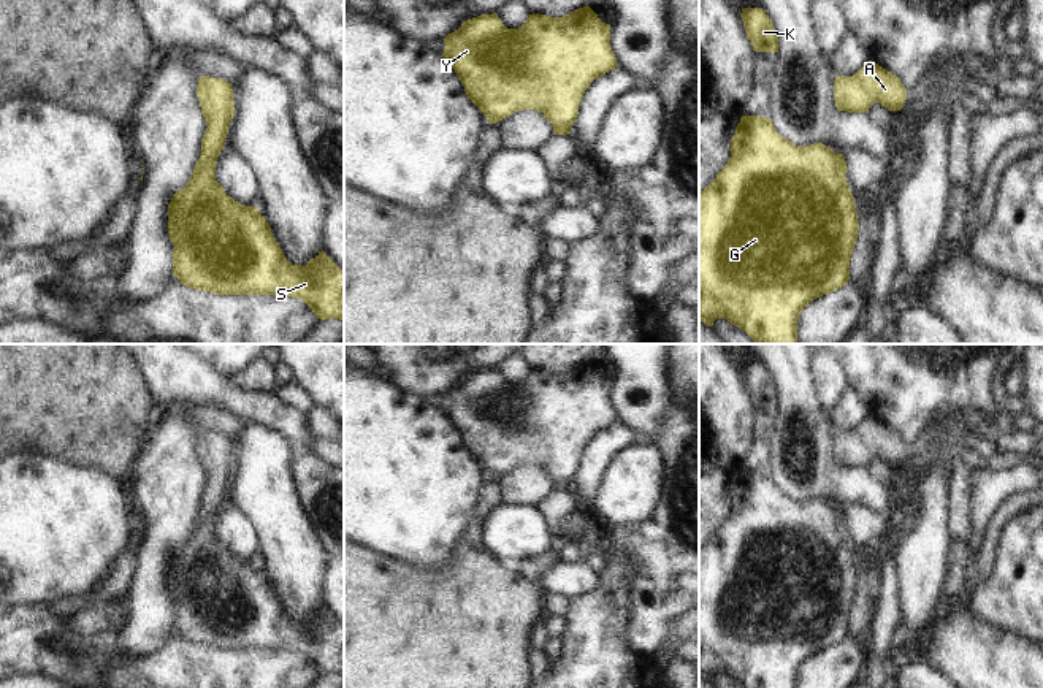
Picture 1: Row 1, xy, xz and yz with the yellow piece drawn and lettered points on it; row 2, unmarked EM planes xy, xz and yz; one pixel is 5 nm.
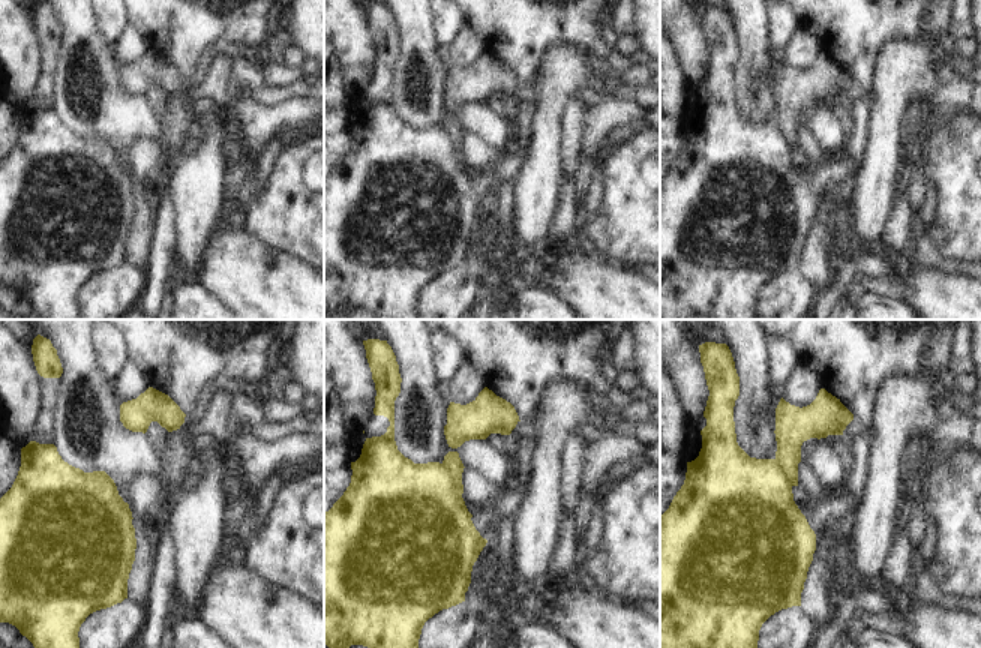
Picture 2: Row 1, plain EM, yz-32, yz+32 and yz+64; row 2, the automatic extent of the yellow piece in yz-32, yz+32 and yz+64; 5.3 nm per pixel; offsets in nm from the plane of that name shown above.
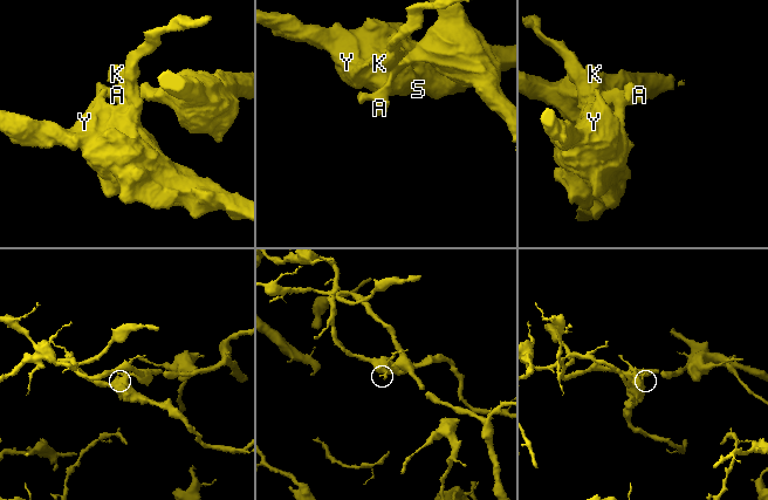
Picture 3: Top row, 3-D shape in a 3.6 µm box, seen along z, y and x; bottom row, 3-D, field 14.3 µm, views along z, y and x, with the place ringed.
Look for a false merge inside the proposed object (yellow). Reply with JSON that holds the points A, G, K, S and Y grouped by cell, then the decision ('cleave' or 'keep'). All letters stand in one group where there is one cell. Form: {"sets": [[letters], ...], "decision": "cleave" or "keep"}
{"sets": [["A"], ["G", "K", "S", "Y"]], "decision": "cleave"}

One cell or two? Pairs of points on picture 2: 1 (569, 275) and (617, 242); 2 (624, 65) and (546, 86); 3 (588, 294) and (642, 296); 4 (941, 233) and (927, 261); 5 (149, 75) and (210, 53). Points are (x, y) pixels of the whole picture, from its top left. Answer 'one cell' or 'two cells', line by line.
1: two cells
2: two cells
3: one cell
4: two cells
5: one cell

